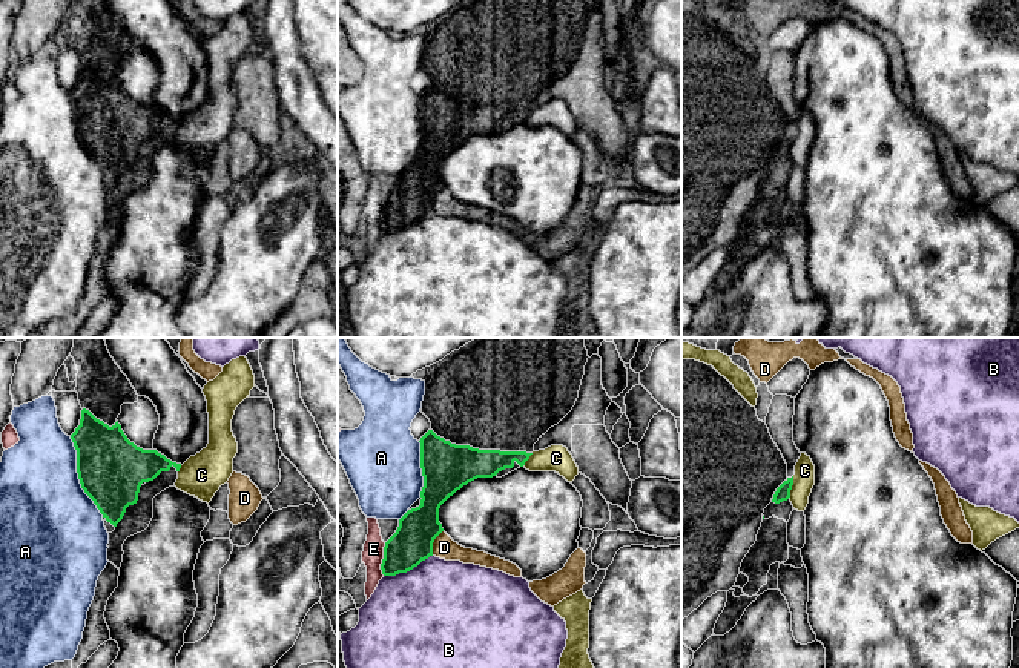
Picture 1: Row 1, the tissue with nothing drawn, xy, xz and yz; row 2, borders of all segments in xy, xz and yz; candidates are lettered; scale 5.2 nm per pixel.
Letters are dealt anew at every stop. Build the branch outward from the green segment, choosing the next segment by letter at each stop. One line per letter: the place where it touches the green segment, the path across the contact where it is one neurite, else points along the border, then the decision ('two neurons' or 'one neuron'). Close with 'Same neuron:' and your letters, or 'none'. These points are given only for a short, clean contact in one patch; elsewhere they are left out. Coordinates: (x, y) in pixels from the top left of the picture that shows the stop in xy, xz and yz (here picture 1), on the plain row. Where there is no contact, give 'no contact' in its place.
A: contact xy (79, 132); two neurons
B: contact xz (407, 226); two neurons
C: contact yz (791, 143); border yz (794, 132), (788, 154); two neurons
D: contact xz (433, 197); two neurons
E: contact xz (382, 215); border xz (385, 198), (381, 220), (382, 231); two neurons
Same neuron: none

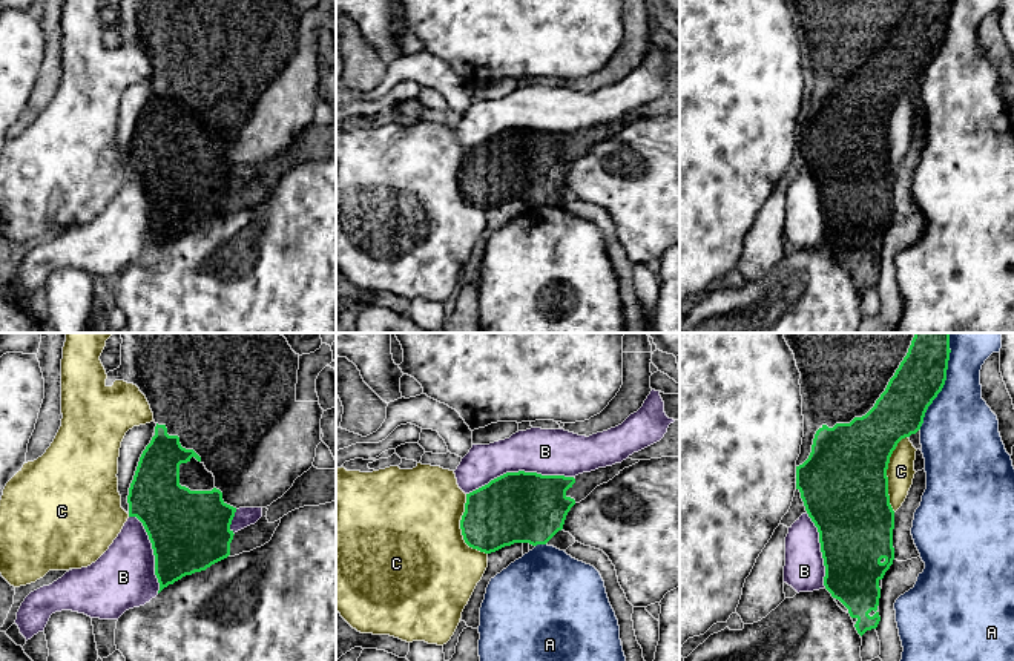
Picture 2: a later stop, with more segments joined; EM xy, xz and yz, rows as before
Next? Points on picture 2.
A: contact yz (942, 43); two neurons
B: contact xz (519, 128); two neurons
C: contact yz (885, 129); two neurons
Same neuron: none

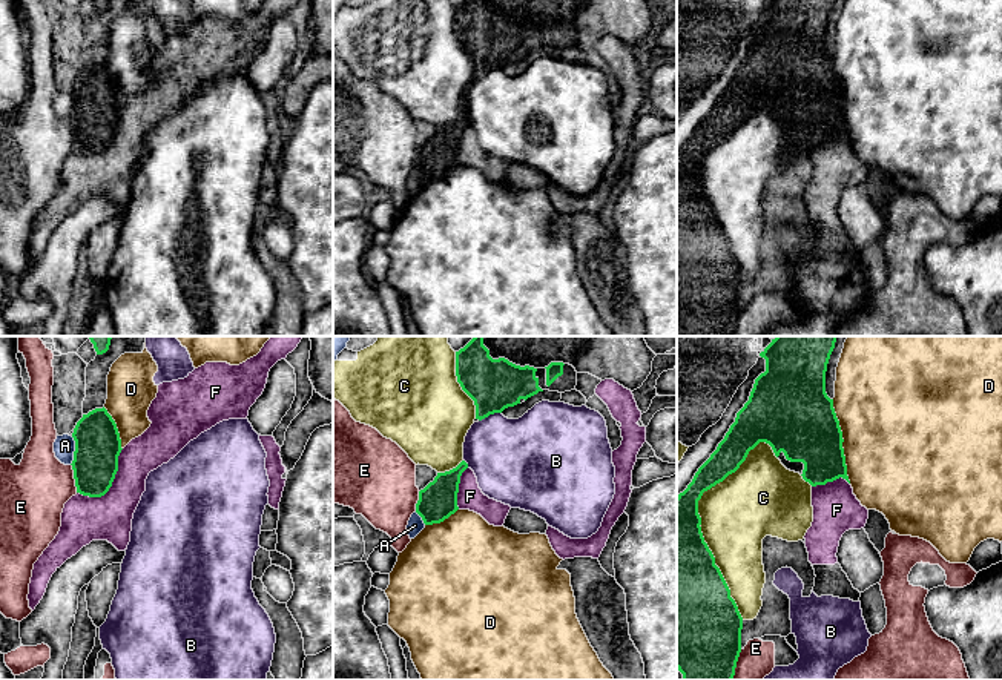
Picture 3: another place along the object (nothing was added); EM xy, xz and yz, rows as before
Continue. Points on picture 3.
A: contact xy (75, 106); border xy (72, 92), (74, 115), (69, 120); two neurons
B: contact xz (490, 69); two neurons
C: contact yz (700, 180); two neurons
D: contact yz (843, 97); two neurons
E: contact xy (74, 134); two neurons
F: contact xy (111, 141); two neurons
Same neuron: none

